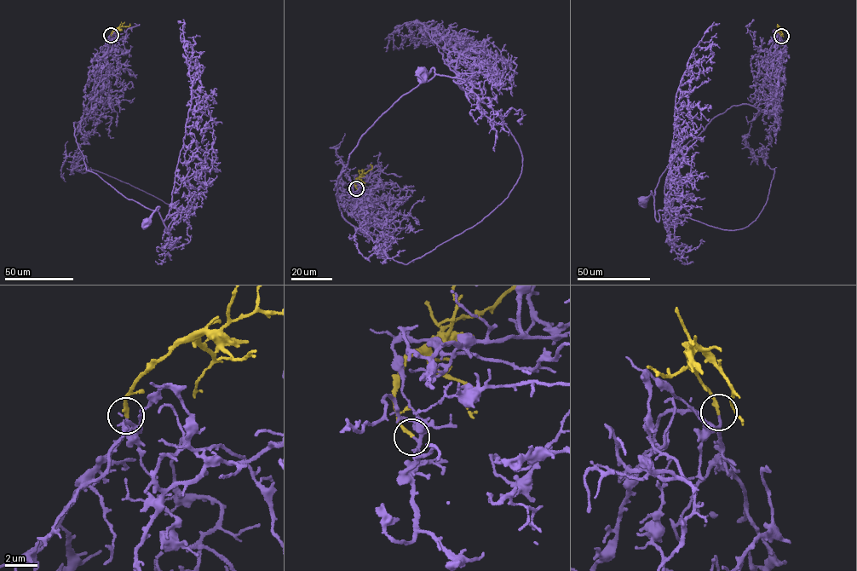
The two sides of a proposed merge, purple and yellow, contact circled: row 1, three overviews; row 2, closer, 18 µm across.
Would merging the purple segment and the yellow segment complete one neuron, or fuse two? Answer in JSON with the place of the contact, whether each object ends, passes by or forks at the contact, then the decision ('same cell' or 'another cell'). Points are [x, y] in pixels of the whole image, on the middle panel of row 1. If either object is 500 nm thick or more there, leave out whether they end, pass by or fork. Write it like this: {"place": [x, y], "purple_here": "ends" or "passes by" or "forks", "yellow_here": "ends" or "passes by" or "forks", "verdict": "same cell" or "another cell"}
{"place": [356, 188], "purple_here": "passes by", "yellow_here": "ends", "verdict": "same cell"}

